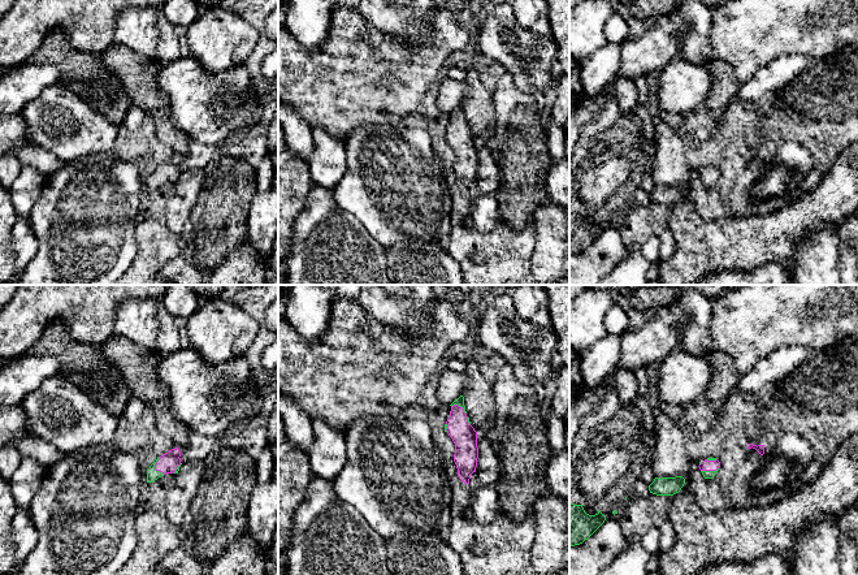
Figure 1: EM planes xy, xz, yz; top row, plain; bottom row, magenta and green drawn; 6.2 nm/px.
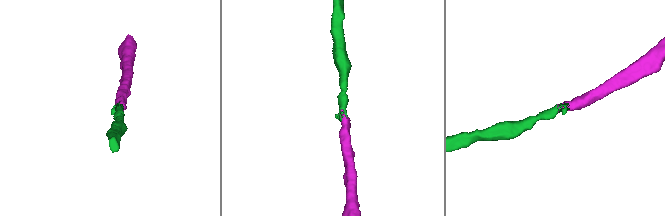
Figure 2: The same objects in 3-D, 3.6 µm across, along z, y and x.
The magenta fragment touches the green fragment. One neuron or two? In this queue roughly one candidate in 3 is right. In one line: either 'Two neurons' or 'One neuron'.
One neuron

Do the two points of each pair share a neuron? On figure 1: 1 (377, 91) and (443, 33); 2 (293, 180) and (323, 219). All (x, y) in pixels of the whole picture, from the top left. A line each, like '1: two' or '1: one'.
1: one
2: two

